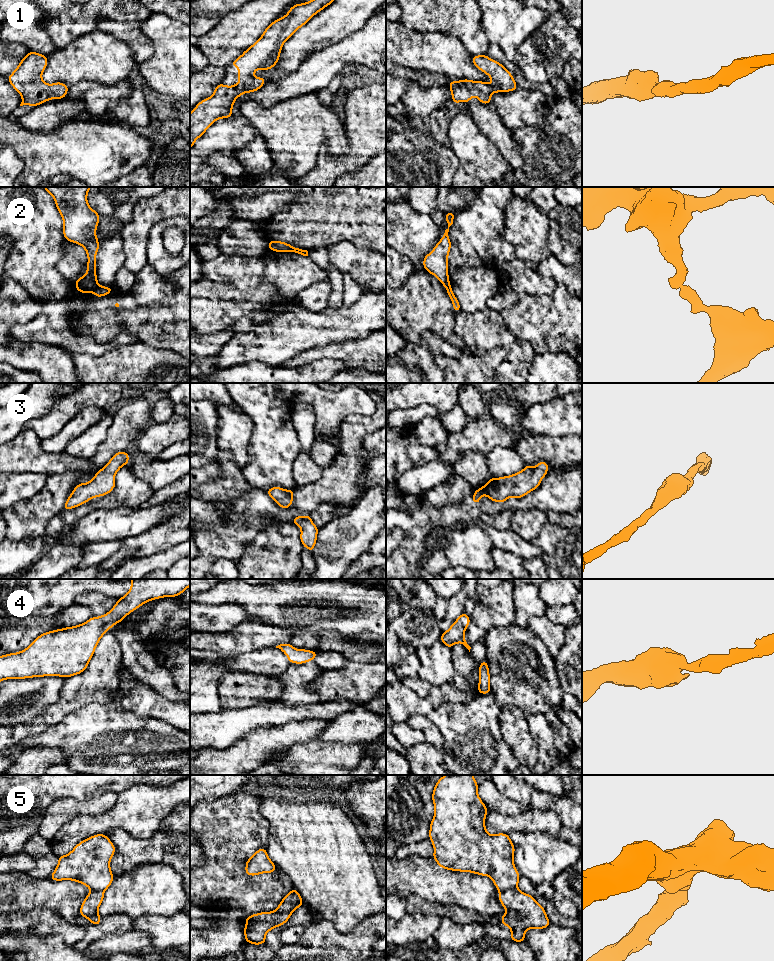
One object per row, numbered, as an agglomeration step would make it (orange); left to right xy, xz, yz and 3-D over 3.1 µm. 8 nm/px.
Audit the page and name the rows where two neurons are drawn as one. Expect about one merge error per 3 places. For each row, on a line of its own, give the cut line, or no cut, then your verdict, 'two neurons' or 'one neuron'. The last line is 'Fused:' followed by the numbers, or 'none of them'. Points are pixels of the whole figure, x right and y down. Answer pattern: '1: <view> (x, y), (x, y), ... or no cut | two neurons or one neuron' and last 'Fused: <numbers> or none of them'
1: no cut | one neuron
2: xy (98, 285), (92, 291) | two neurons
3: no cut | one neuron
4: no cut | one neuron
5: xz (290, 891), (298, 896), (298, 901), (301, 905) | two neurons
Fused: 2, 5

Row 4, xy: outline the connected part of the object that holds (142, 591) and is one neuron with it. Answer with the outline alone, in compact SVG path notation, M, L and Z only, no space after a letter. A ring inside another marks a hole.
M131 579L130 590L106 614L88 621L39 635L26 649L0 656L0 681L43 676L71 677L86 670L102 636L141 605L163 597L177 597L190 586L190 579Z

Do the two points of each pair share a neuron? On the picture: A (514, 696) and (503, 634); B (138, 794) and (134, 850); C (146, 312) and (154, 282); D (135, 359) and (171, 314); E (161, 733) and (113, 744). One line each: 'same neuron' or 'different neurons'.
A: same neuron
B: different neurons
C: different neurons
D: different neurons
E: same neuron

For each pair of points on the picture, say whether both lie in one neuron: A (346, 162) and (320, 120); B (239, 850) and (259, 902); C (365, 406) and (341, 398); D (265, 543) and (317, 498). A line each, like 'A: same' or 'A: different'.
A: different
B: same
C: same
D: different

